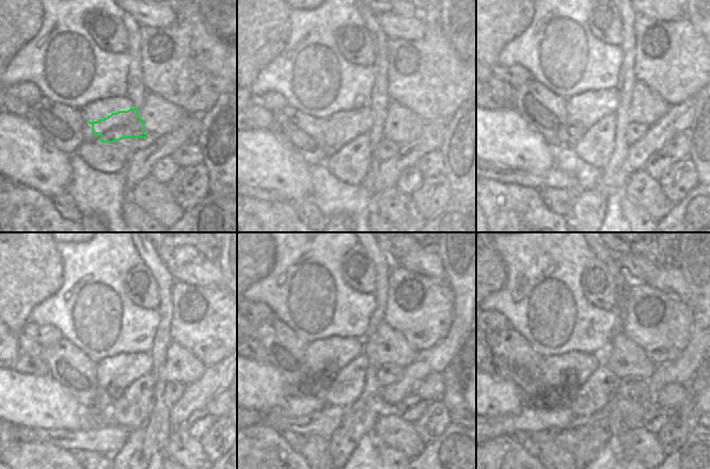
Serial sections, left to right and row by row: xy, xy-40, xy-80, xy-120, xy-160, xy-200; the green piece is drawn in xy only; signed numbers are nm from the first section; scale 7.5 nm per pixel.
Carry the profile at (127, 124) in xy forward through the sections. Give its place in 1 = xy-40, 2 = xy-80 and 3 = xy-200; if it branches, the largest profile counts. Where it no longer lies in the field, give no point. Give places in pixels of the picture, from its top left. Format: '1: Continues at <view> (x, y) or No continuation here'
1: Continues at xy-40 (340, 129)
2: Continues at xy-80 (579, 129)
3: Continues at xy-200 (562, 374)

